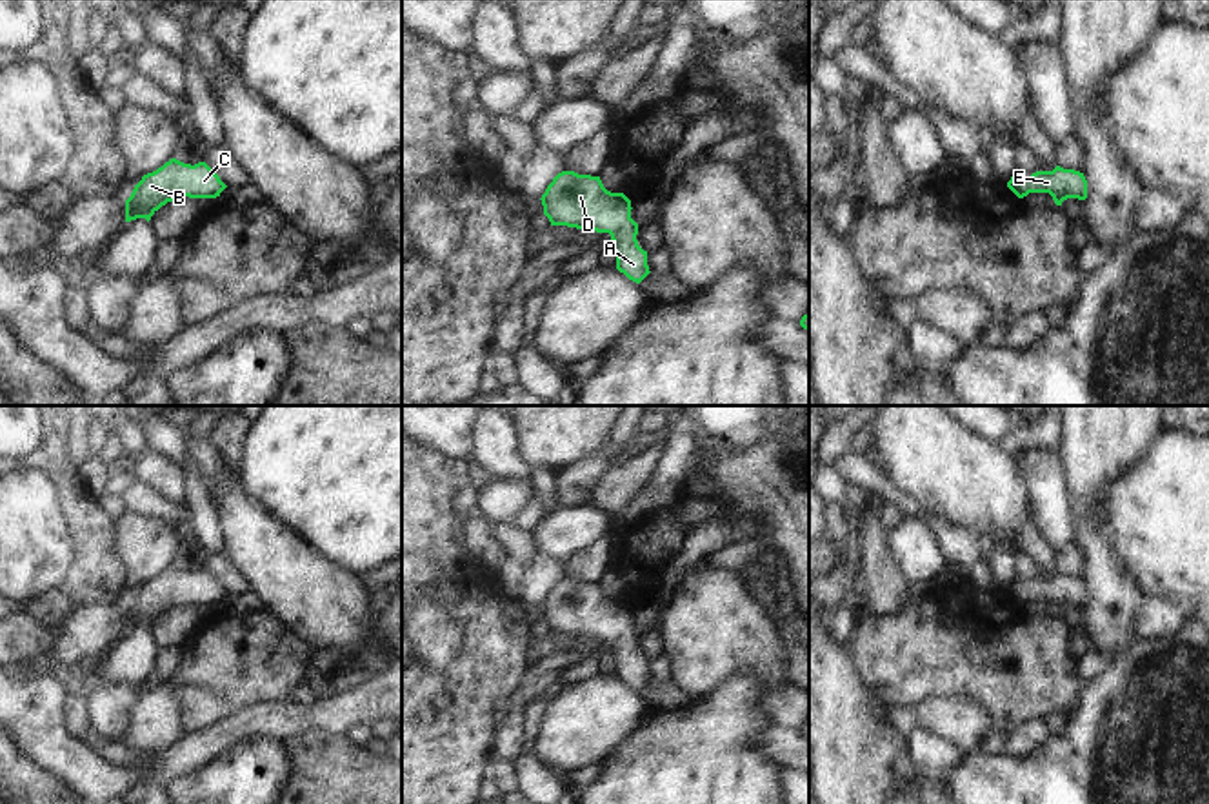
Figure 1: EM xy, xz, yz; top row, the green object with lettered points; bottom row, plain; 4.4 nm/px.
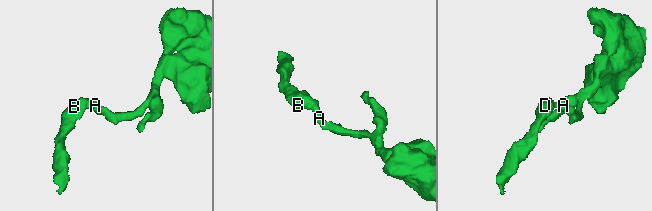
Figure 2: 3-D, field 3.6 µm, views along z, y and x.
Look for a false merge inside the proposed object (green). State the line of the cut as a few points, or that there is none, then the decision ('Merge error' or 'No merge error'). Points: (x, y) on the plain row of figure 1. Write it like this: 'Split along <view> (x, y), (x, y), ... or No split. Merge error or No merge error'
No split. No merge error

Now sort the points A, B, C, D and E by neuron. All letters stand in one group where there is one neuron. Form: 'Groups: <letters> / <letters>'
Groups: A B C D E

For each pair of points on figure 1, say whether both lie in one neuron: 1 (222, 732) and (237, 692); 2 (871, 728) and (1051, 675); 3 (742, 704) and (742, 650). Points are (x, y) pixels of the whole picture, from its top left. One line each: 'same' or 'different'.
1: different
2: different
3: different

